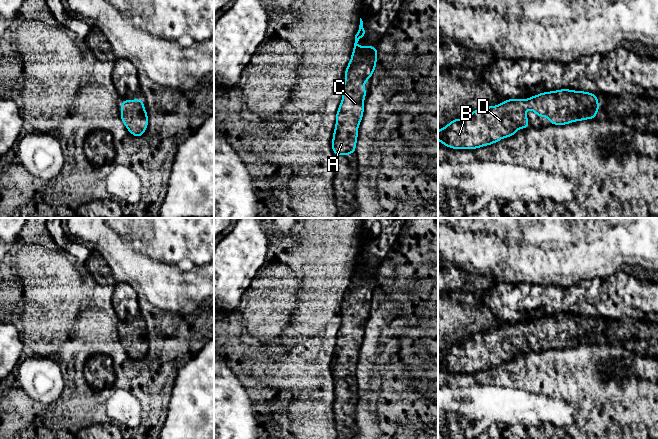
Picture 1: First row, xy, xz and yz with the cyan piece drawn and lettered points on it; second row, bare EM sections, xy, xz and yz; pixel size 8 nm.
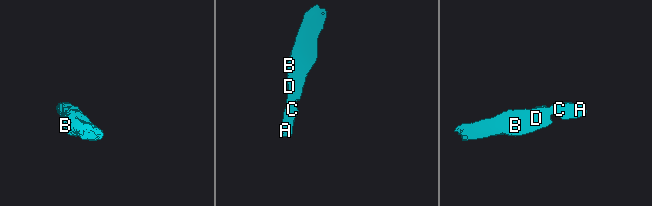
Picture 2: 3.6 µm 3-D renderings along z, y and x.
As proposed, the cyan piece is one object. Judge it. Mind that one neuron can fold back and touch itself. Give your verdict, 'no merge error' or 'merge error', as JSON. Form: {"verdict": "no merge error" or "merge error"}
{"verdict": "no merge error"}

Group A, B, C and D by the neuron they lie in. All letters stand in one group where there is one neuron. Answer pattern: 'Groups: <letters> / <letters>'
Groups: A B C D

